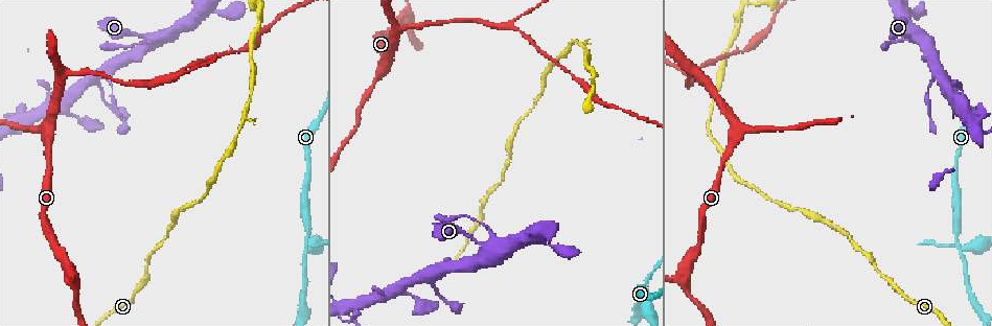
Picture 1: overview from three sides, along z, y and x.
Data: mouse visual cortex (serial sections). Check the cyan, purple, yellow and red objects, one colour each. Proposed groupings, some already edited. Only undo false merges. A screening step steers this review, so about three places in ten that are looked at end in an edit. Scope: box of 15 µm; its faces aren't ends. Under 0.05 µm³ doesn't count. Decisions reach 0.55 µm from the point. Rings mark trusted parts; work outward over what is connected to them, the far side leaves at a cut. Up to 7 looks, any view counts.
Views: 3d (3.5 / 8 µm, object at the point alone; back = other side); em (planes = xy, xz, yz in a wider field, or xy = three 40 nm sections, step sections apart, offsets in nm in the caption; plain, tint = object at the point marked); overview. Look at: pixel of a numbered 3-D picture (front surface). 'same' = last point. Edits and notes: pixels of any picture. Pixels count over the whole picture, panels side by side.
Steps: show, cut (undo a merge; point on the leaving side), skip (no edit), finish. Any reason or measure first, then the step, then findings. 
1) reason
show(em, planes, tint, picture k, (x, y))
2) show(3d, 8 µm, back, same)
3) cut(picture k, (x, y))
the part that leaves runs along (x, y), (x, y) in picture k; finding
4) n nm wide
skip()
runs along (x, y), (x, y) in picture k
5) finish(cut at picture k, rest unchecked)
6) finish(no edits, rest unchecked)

branch point
show(3d, 3.5 µm, back, picture 1, (46, 136))

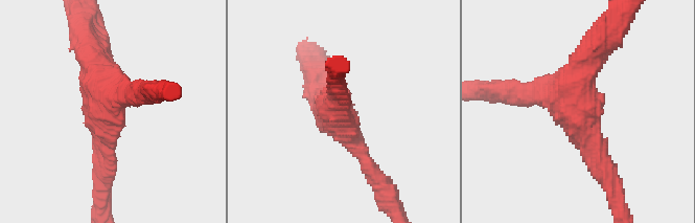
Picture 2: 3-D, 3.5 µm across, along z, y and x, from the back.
skip()
runs along (102, 161), (106, 90), (83, 39) in picture 2; continuous, no second cell

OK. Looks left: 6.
branch point
show(em, planes, tint, picture 1, (175, 74))

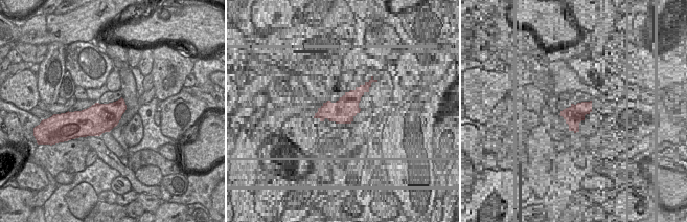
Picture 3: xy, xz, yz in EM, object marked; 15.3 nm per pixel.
show(3d, 3.5 µm, same)

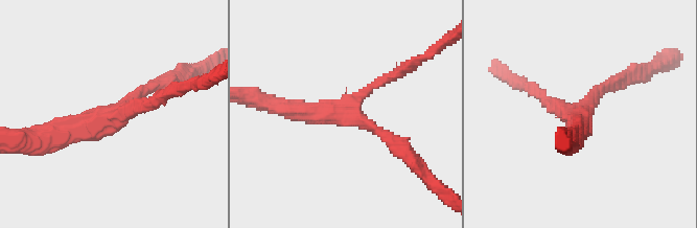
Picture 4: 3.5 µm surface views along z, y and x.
skip()
one cell here

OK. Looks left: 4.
small branch off a trunk
show(3d, 3.5 µm, picture 1, (481, 246))

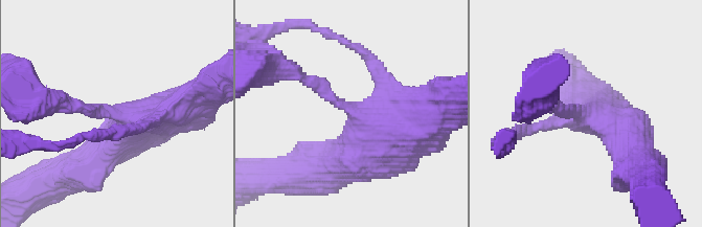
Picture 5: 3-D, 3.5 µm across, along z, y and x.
show(em, xy, step 1, tint, picture 5, (357, 115))

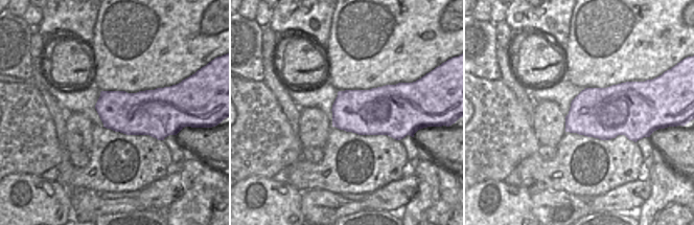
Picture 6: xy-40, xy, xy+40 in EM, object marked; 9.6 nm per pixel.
skip()
runs along (559, 111), (617, 123), (639, 159) in picture 5; one cell here

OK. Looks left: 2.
finish(no edits, rest unchecked)

